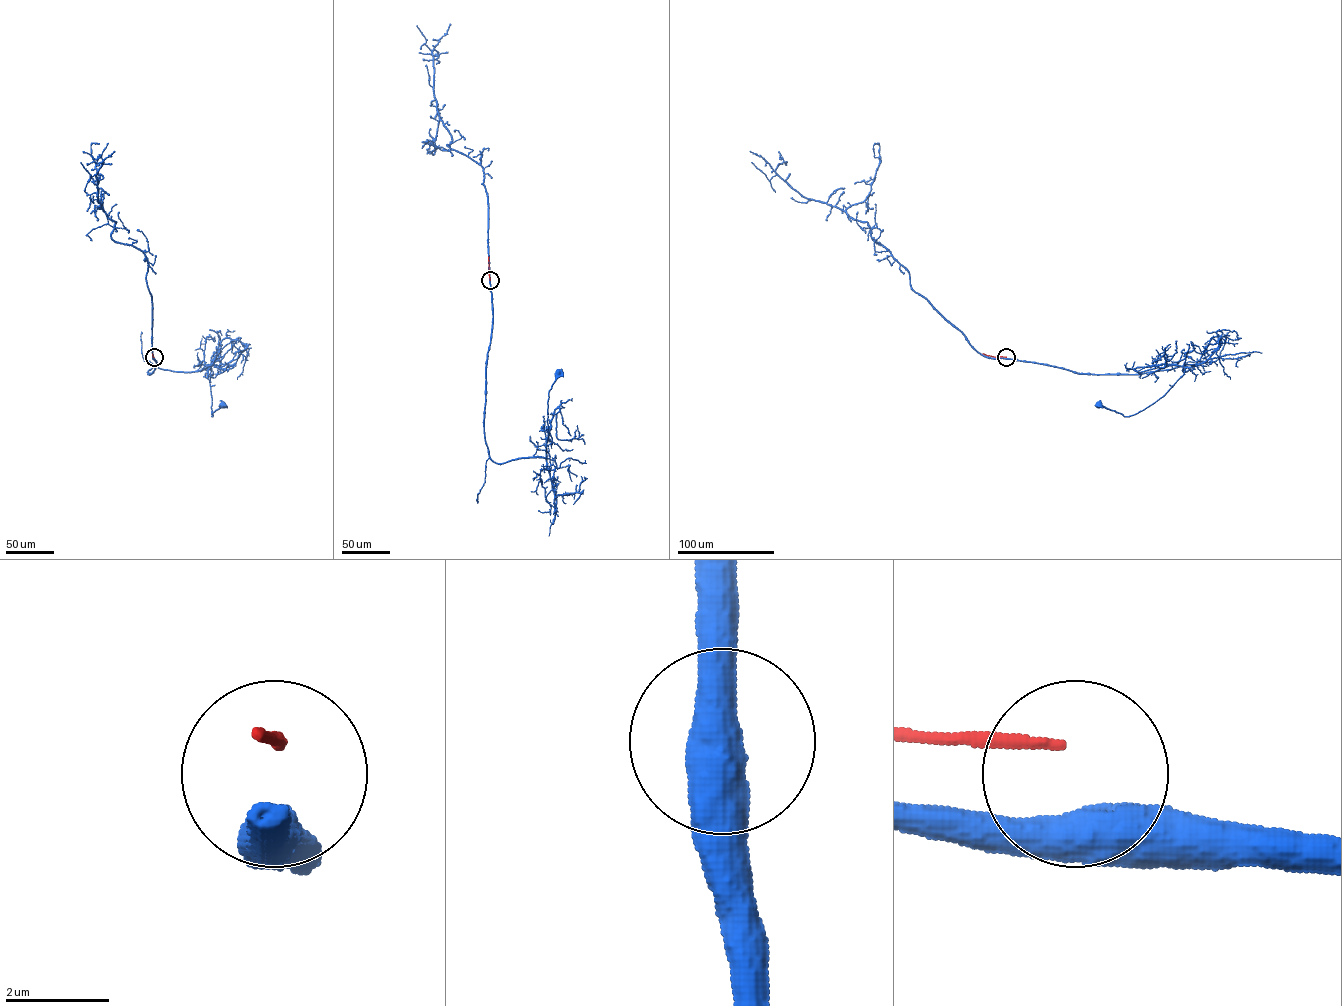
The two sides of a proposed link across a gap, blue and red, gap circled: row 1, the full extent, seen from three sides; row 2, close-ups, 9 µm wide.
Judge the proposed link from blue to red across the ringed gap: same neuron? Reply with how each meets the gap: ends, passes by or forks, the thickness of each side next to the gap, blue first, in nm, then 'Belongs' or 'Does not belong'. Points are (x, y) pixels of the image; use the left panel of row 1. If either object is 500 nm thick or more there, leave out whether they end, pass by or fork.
Thickness 600 nm (blue) against 180 nm. Does not belong

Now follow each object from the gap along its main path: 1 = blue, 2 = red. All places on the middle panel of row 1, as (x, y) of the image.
1: (490, 280), (493, 324), (484, 430), (493, 461), (547, 458), (549, 391), (558, 372)
2: (490, 280), (488, 256)

